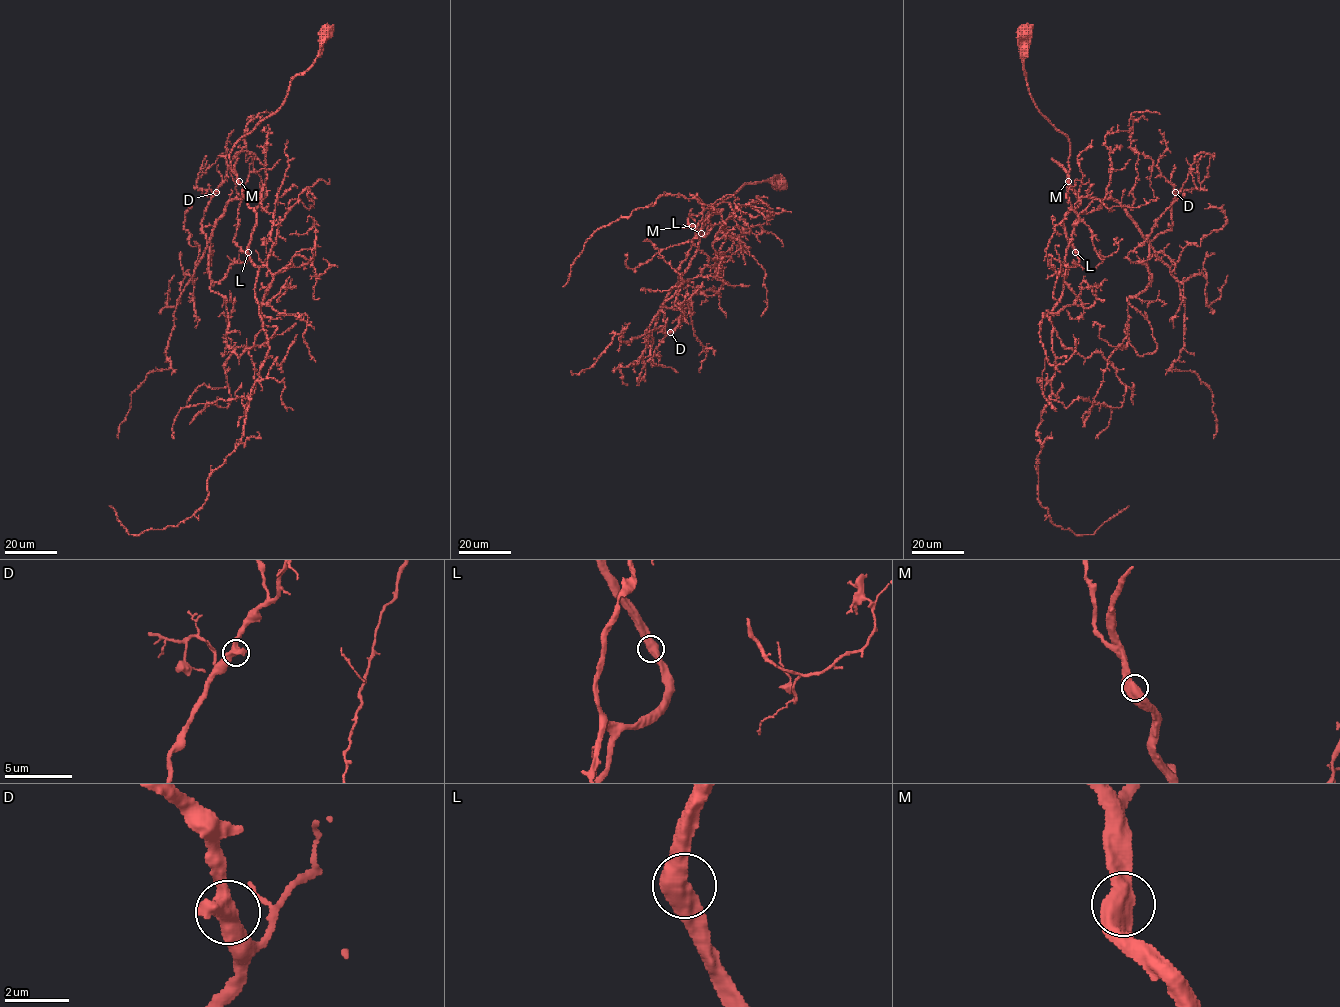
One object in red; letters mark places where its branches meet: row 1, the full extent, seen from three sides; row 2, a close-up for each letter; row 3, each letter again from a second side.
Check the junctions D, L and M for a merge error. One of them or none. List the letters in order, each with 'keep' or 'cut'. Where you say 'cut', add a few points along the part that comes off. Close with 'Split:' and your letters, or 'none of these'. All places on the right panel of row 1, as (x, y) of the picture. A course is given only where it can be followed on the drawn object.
D: keep
L: keep
M: keep
Split: none of these

